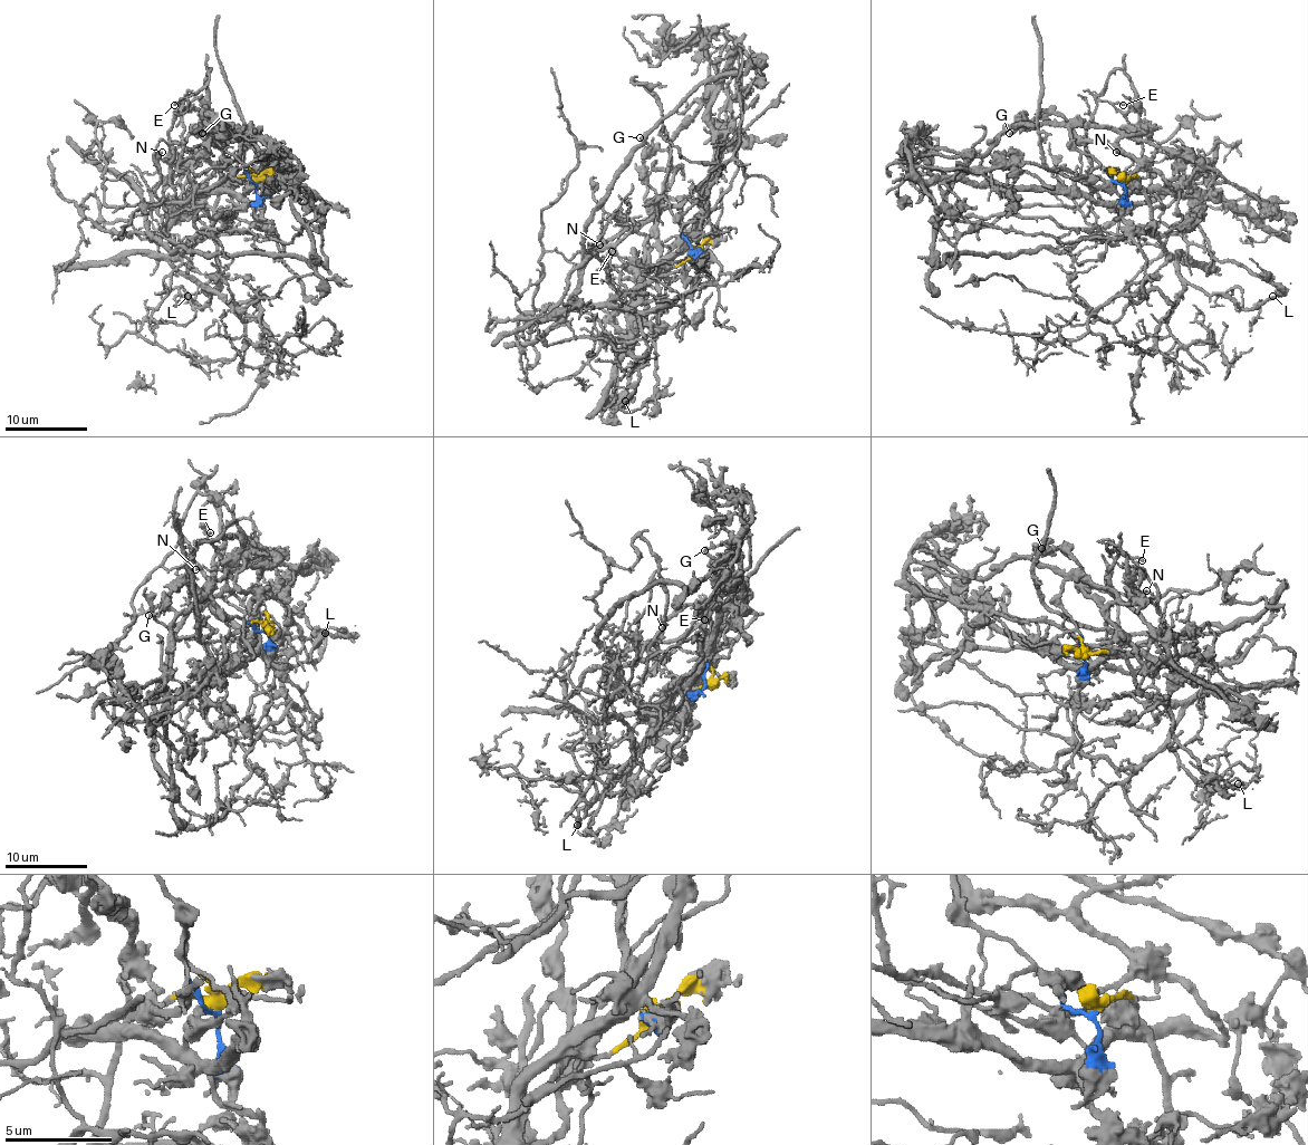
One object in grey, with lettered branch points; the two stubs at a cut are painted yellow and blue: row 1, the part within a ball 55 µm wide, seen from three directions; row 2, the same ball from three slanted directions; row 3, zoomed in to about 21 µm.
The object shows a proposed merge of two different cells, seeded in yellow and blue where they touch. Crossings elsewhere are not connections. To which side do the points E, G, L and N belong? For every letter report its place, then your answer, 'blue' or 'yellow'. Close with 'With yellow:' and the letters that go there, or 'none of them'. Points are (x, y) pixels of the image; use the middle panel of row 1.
E: place (612, 251); yellow
G: place (640, 137); blue
L: place (625, 401); yellow
N: place (599, 244); yellow
With yellow: E, L, N

